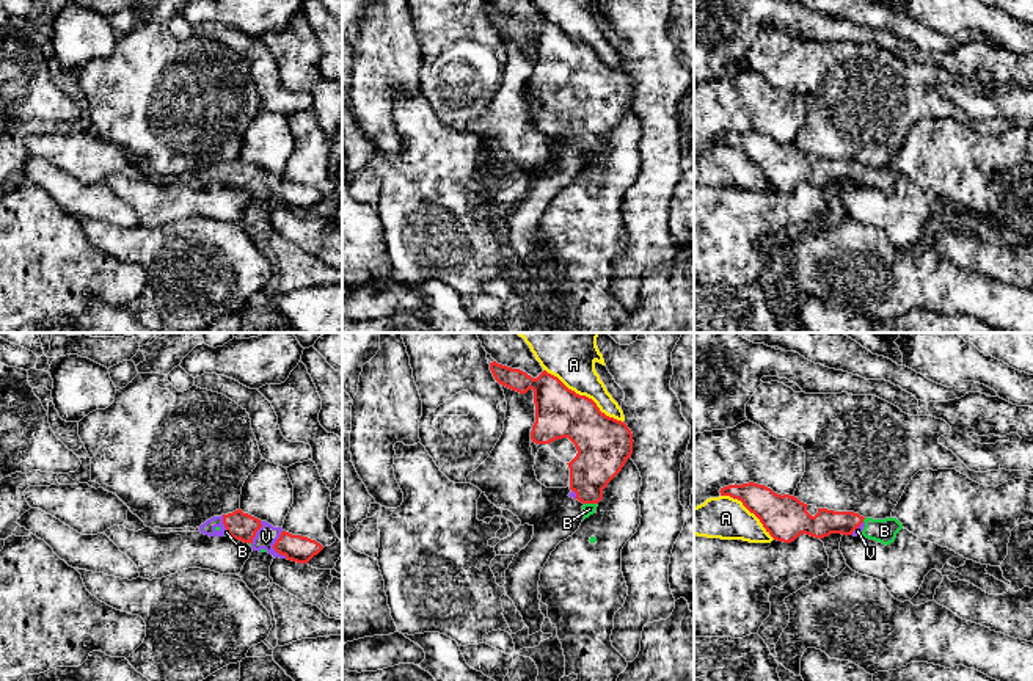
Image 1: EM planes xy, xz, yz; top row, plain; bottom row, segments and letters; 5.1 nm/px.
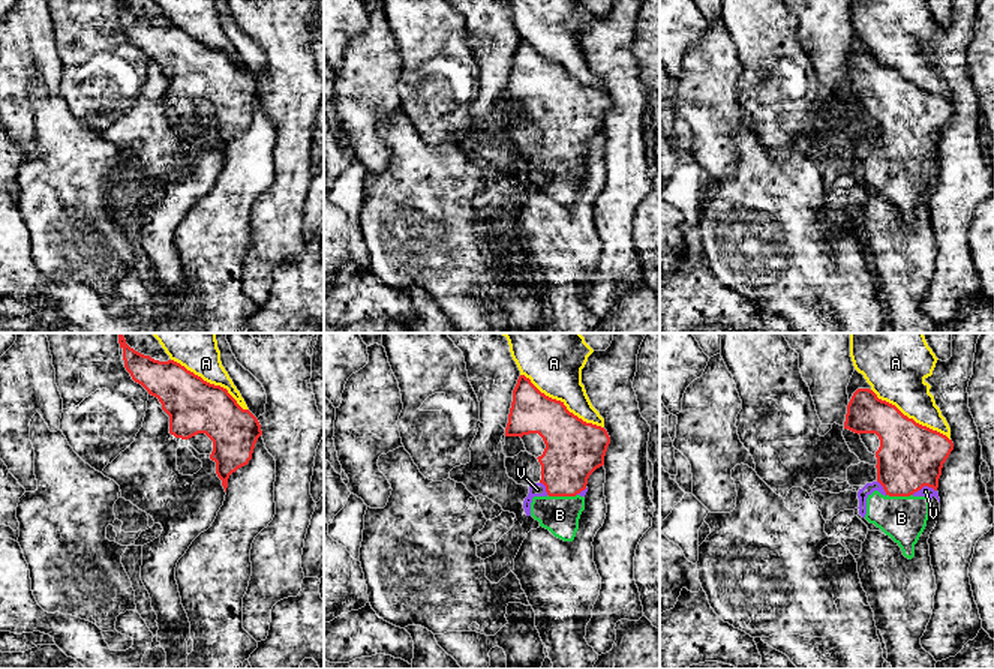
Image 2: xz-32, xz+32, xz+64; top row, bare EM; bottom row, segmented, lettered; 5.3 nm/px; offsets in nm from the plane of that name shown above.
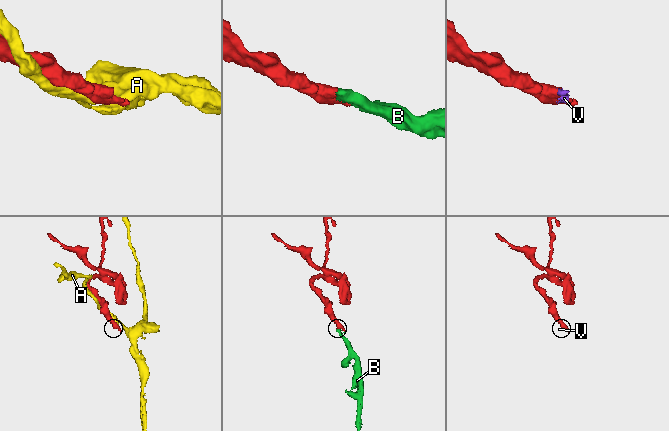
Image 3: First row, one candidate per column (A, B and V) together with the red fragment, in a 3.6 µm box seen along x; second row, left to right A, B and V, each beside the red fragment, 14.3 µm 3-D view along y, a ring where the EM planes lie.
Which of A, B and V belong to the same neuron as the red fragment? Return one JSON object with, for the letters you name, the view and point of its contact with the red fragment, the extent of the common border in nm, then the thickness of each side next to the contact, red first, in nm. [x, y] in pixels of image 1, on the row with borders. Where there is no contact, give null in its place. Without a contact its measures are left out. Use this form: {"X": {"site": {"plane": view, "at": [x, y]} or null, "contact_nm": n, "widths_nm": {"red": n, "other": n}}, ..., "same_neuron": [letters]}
{"B": {"site": {"plane": "xz", "at": [591, 502]}, "contact_nm": 60, "widths_nm": {"red": 240, "other": 60}}, "same_neuron": ["B"]}

